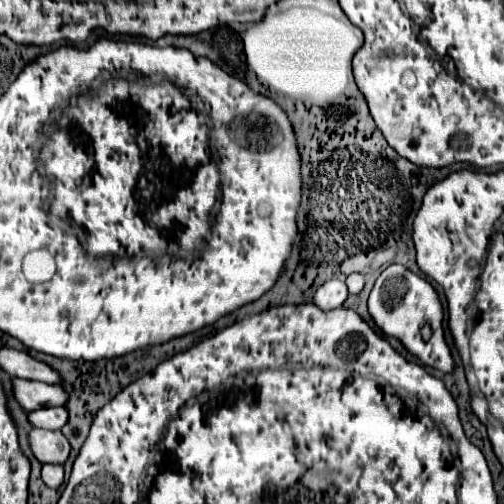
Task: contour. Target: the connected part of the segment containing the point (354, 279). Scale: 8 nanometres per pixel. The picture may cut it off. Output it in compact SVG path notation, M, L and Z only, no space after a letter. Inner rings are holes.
M350 274L346 278L346 286L348 286L350 294L358 294L364 288L364 276L362 274Z

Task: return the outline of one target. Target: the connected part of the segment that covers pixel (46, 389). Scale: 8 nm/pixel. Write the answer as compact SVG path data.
M14 378L14 394L16 400L24 406L26 412L40 410L46 406L64 406L66 404L66 392L62 392L62 386L46 384L46 382L30 382Z

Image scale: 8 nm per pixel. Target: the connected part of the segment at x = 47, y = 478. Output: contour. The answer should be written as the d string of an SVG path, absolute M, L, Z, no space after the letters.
M44 464L42 466L42 480L50 488L58 488L64 482L64 468L60 464Z

